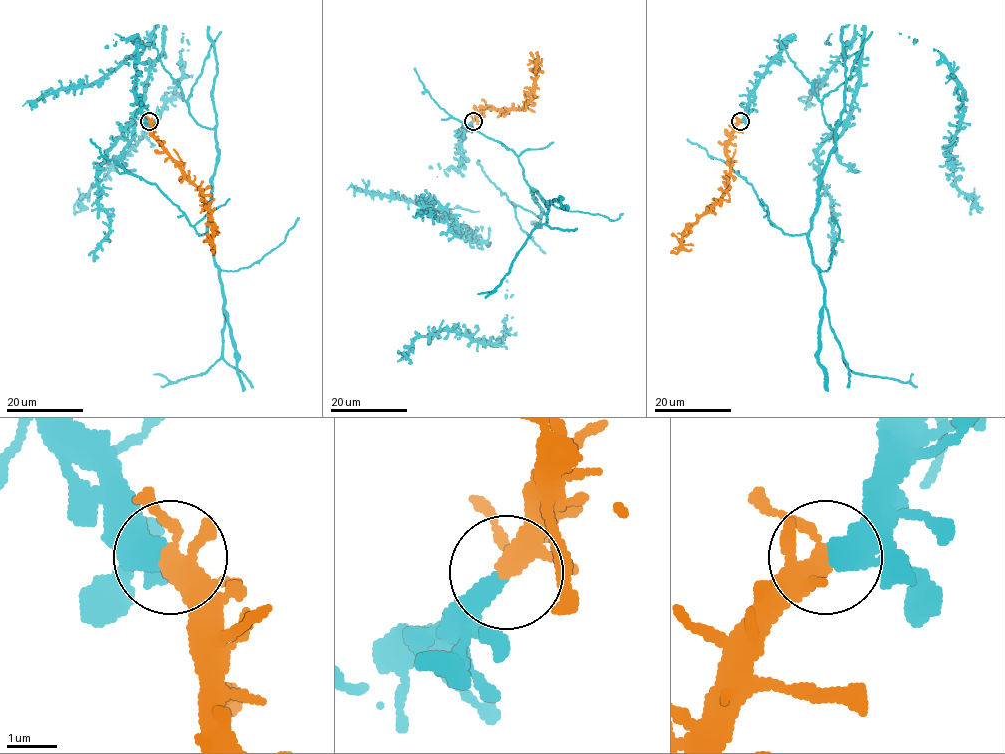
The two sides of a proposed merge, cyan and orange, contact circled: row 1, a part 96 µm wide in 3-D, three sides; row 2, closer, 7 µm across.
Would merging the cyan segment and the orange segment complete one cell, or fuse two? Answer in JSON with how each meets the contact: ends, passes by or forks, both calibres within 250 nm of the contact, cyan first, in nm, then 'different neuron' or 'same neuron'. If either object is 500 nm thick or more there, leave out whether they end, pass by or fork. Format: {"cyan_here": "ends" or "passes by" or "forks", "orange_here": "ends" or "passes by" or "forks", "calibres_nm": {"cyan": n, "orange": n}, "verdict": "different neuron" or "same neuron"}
{"cyan_here": "ends", "orange_here": "forks", "calibres_nm": {"cyan": 460, "orange": 280}, "verdict": "same neuron"}

